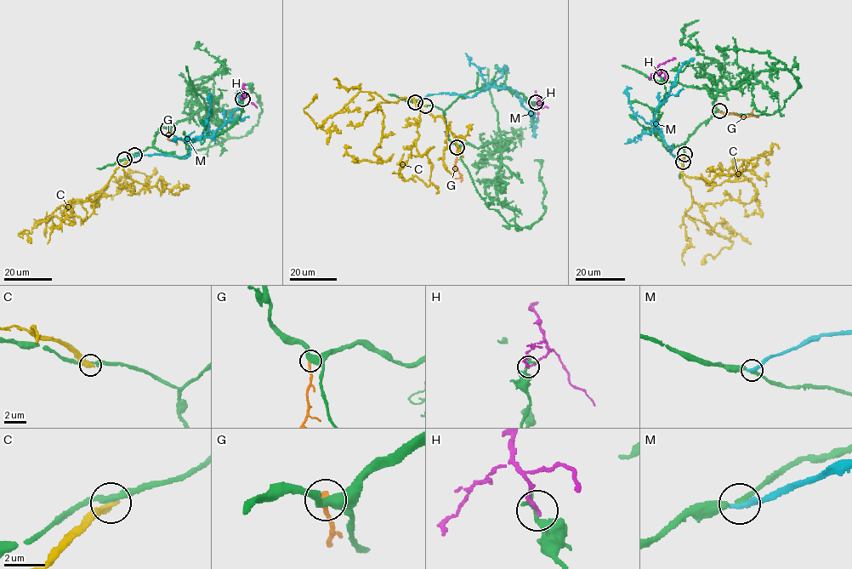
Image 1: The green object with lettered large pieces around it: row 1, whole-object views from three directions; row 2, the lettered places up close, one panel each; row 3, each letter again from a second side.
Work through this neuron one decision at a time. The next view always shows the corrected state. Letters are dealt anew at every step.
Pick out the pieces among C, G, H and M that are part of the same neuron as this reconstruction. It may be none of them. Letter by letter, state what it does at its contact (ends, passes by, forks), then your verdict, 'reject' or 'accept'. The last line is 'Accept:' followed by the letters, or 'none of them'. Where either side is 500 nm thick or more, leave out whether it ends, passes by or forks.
C: it ends there; reject
G: it ends there; reject
H: it ends there; reject
M: it ends there; reject
Accept: none of them

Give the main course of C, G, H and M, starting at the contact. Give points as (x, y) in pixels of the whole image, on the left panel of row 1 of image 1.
C: (134, 155), (117, 167), (95, 198), (70, 201), (31, 233), (18, 234), (25, 233), (30, 243)
G: (167, 128), (168, 139), (173, 141), (174, 138), (168, 133)
H: (242, 99), (246, 96), (243, 85)
M: (125, 159), (152, 155), (185, 158), (195, 139), (212, 136), (228, 122), (230, 115), (239, 106), (243, 88)

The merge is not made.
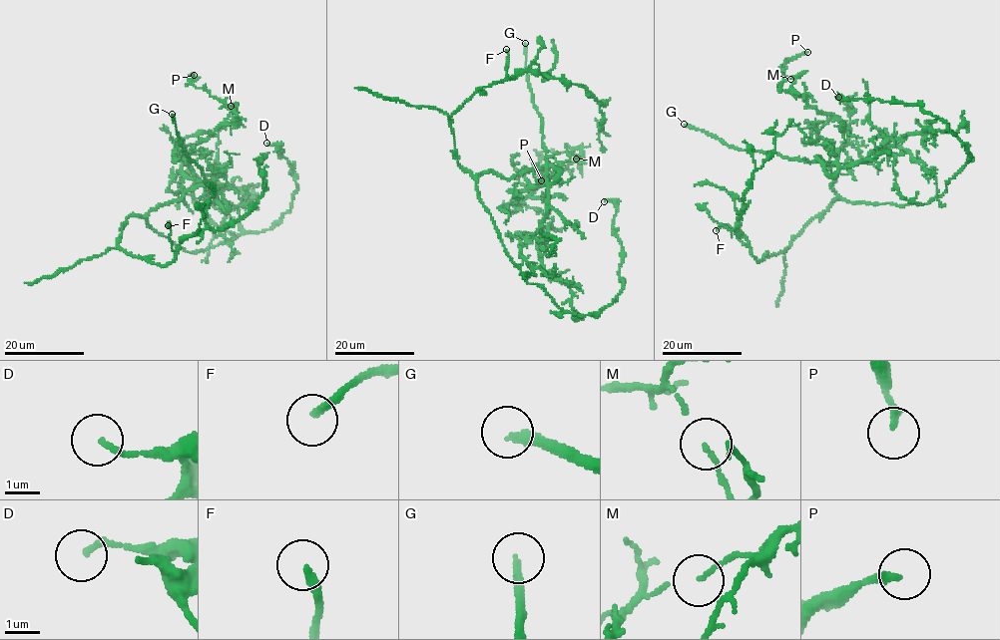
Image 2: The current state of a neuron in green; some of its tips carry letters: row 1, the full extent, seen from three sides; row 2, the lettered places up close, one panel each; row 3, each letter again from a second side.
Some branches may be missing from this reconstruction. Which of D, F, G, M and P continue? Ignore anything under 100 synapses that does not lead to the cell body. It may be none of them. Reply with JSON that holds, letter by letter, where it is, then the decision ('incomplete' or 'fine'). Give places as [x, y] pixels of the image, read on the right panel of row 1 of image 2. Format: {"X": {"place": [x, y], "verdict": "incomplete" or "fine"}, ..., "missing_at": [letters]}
{"D": {"place": [838, 97], "verdict": "fine"}, "F": {"place": [716, 230], "verdict": "fine"}, "G": {"place": [684, 124], "verdict": "incomplete"}, "M": {"place": [790, 79], "verdict": "fine"}, "P": {"place": [807, 52], "verdict": "fine"}, "missing_at": ["G"]}

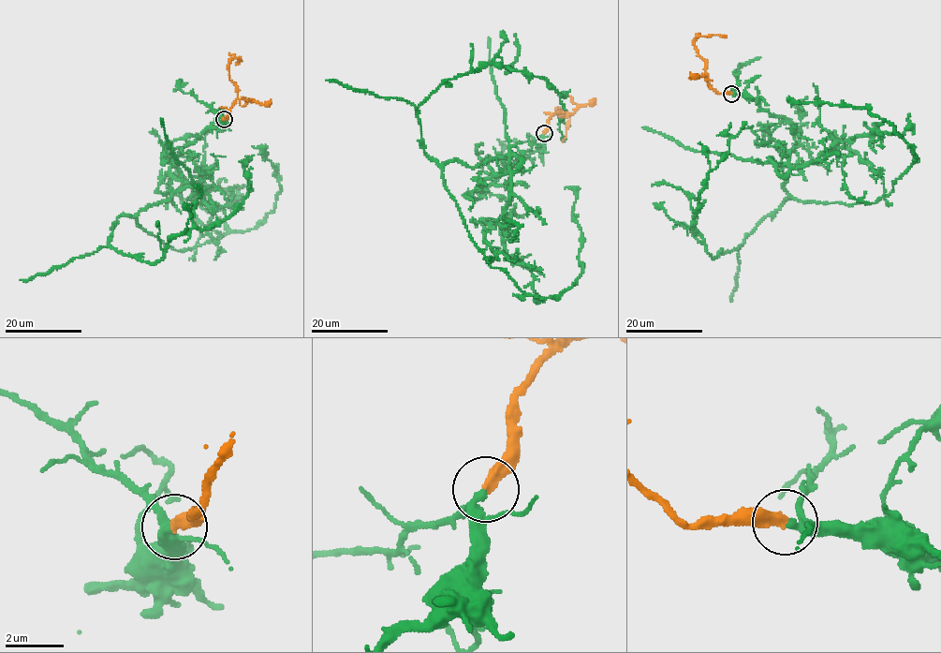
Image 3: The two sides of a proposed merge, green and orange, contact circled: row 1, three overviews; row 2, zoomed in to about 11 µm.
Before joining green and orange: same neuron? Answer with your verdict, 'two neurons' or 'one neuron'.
one neuron

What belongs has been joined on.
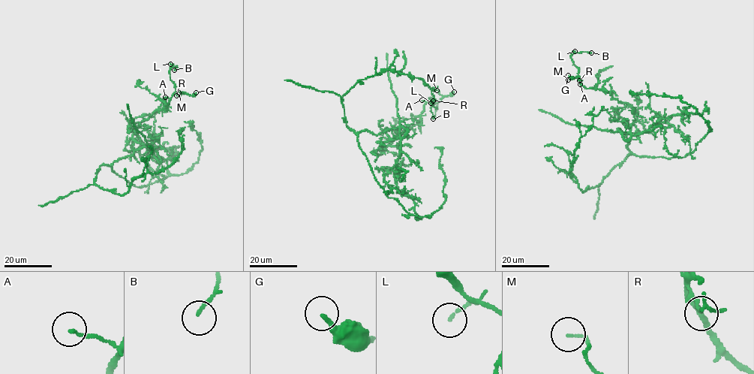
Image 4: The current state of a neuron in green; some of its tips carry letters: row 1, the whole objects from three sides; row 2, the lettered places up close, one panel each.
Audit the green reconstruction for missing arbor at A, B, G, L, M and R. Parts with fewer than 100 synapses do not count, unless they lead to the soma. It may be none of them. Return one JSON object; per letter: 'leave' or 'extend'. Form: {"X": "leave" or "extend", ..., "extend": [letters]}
{"A": "leave", "B": "leave", "G": "leave", "L": "leave", "M": "leave", "R": "leave", "extend": []}

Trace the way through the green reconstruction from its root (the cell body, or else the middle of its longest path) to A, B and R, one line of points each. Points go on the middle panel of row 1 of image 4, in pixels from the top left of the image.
A: (366, 131), (407, 130), (401, 138), (386, 141), (384, 148), (417, 124), (426, 102), (422, 100)
B: (366, 131), (407, 130), (384, 148), (417, 124), (431, 98), (437, 103), (433, 119)
R: (366, 131), (407, 130), (401, 138), (386, 141), (384, 148), (416, 125), (424, 105), (433, 101)

